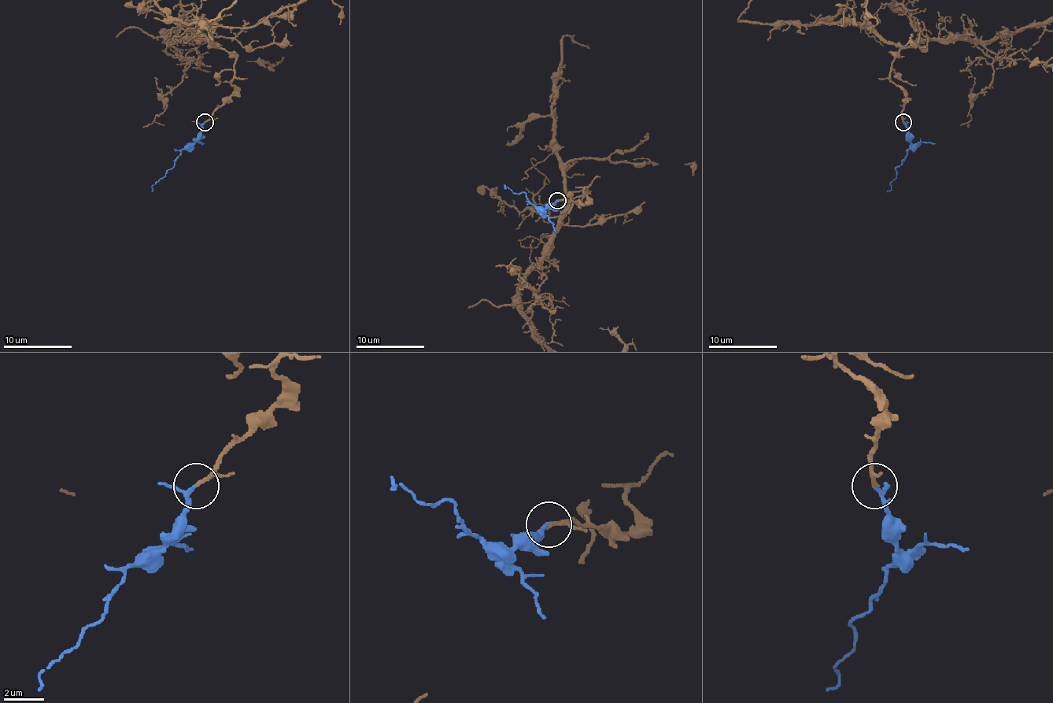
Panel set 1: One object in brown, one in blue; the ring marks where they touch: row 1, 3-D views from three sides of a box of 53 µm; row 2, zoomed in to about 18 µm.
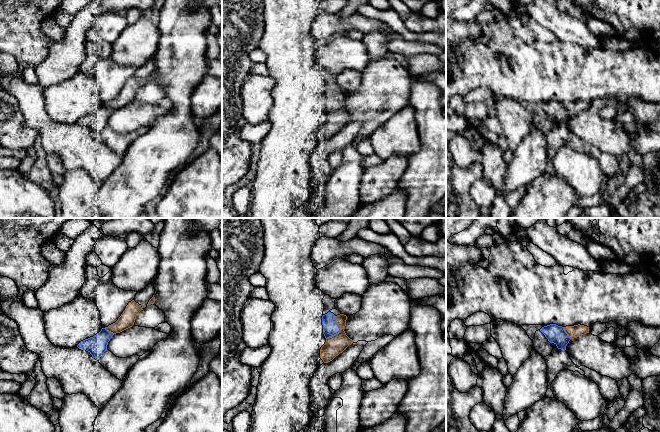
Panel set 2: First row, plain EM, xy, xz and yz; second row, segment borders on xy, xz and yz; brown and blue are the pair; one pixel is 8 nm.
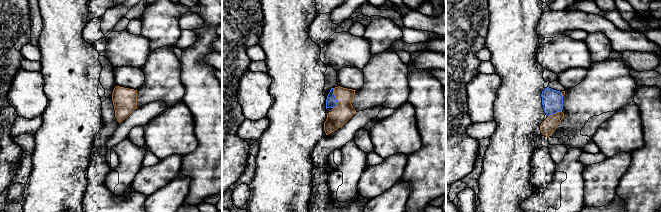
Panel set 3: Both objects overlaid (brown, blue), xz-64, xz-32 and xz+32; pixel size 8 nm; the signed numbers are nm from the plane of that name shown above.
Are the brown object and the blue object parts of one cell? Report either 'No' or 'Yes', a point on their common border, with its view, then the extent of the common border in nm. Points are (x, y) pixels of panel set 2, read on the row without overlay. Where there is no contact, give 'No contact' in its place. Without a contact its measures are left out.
Yes. Touches brown at xz (340, 106). Shared border 200 nm

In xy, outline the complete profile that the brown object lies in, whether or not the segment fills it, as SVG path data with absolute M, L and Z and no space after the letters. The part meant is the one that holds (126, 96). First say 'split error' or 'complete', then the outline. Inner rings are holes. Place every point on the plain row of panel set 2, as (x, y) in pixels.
split error; M132 76L128 79L125 86L115 99L102 104L101 107L93 113L81 117L77 123L81 126L88 127L93 134L99 136L101 131L107 126L108 118L112 112L132 103L137 90L141 86L143 86L141 81Z

